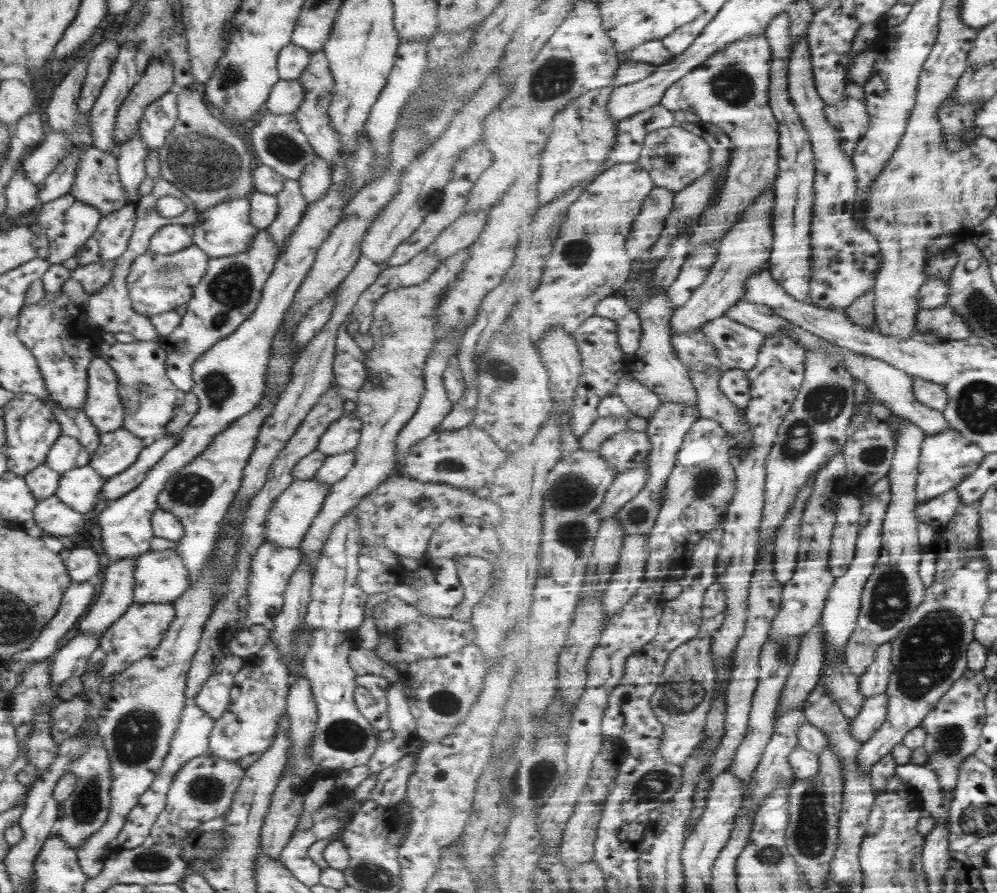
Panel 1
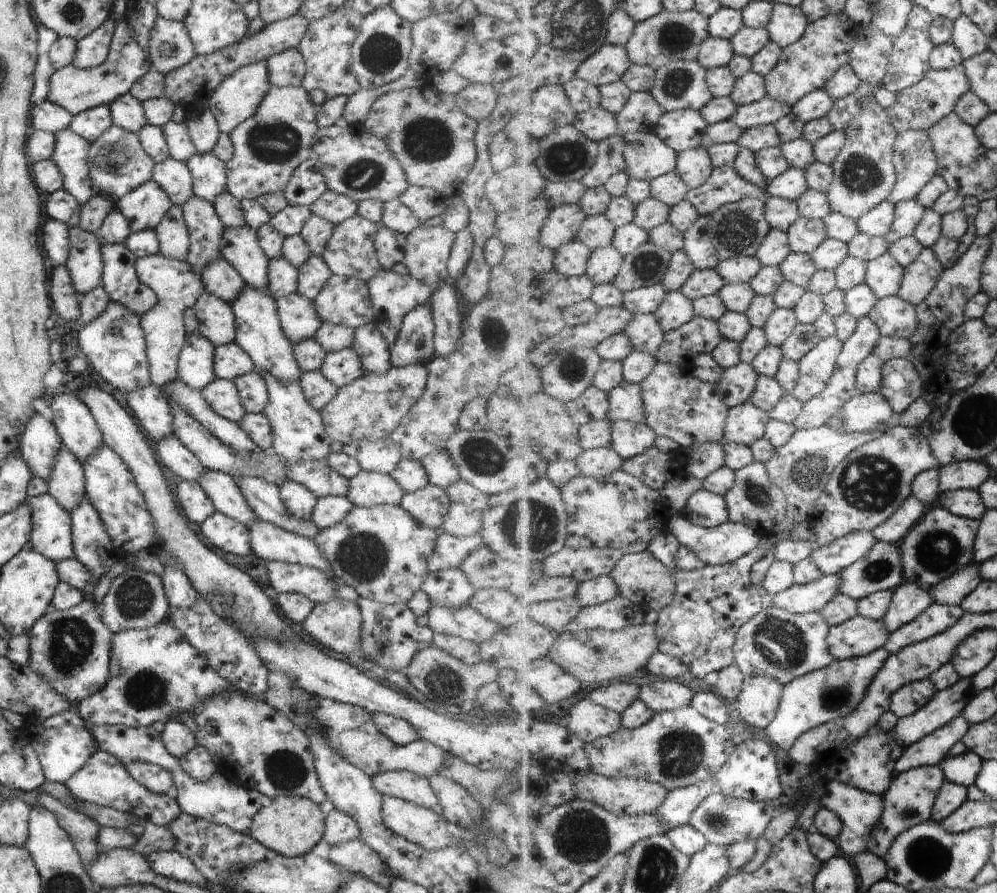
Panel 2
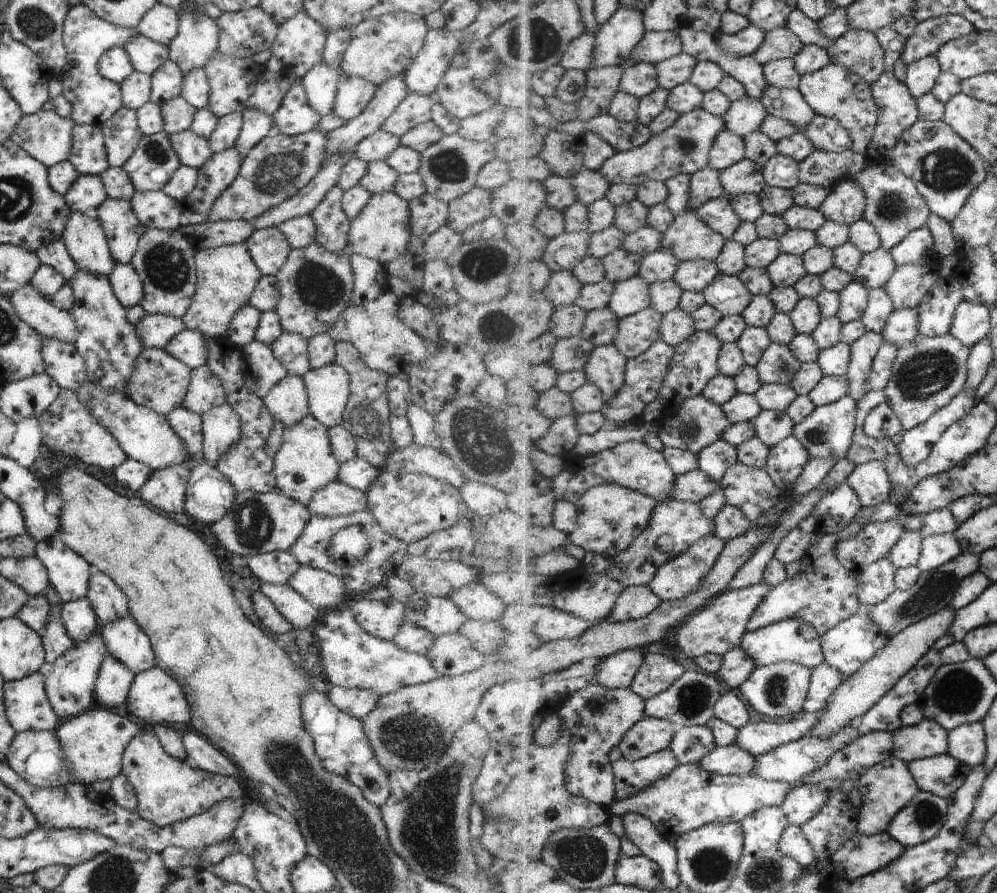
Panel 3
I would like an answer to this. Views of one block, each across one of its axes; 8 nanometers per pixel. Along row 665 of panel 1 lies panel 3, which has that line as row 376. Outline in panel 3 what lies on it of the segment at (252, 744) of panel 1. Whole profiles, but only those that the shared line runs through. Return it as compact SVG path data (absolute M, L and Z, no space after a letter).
M251 341L239 348L239 372L247 392L262 399L277 382L287 376L280 362L272 355L270 346Z

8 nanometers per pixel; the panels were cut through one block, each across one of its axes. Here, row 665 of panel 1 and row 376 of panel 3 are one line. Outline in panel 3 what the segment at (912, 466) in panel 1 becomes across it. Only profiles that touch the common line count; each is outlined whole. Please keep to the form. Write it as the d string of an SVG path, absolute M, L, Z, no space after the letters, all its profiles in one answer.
M867 331L857 342L852 344L852 360L848 372L851 382L851 396L857 401L861 400L869 388L869 376L872 374L873 362L880 352L884 338L882 334Z

